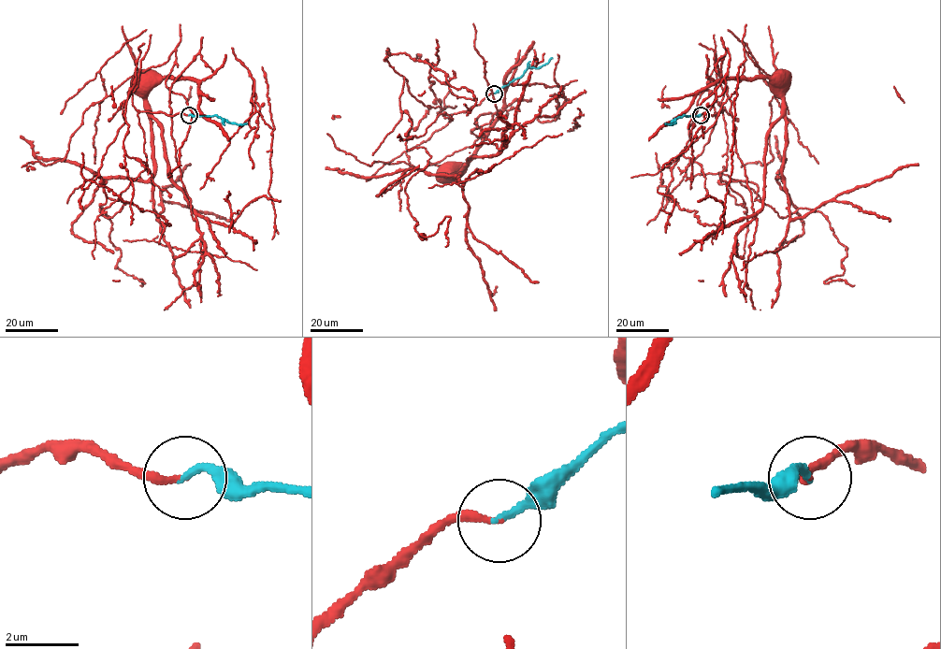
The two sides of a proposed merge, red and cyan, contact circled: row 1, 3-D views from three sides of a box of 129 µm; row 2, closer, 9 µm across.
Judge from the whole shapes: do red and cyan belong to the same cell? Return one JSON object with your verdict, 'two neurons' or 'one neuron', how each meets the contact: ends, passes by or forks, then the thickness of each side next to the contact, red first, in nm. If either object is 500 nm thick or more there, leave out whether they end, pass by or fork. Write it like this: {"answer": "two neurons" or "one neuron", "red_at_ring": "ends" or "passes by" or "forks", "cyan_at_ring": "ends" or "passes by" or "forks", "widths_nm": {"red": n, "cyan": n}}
{"answer": "one neuron", "red_at_ring": "ends", "cyan_at_ring": "ends", "widths_nm": {"red": 220, "cyan": 200}}

